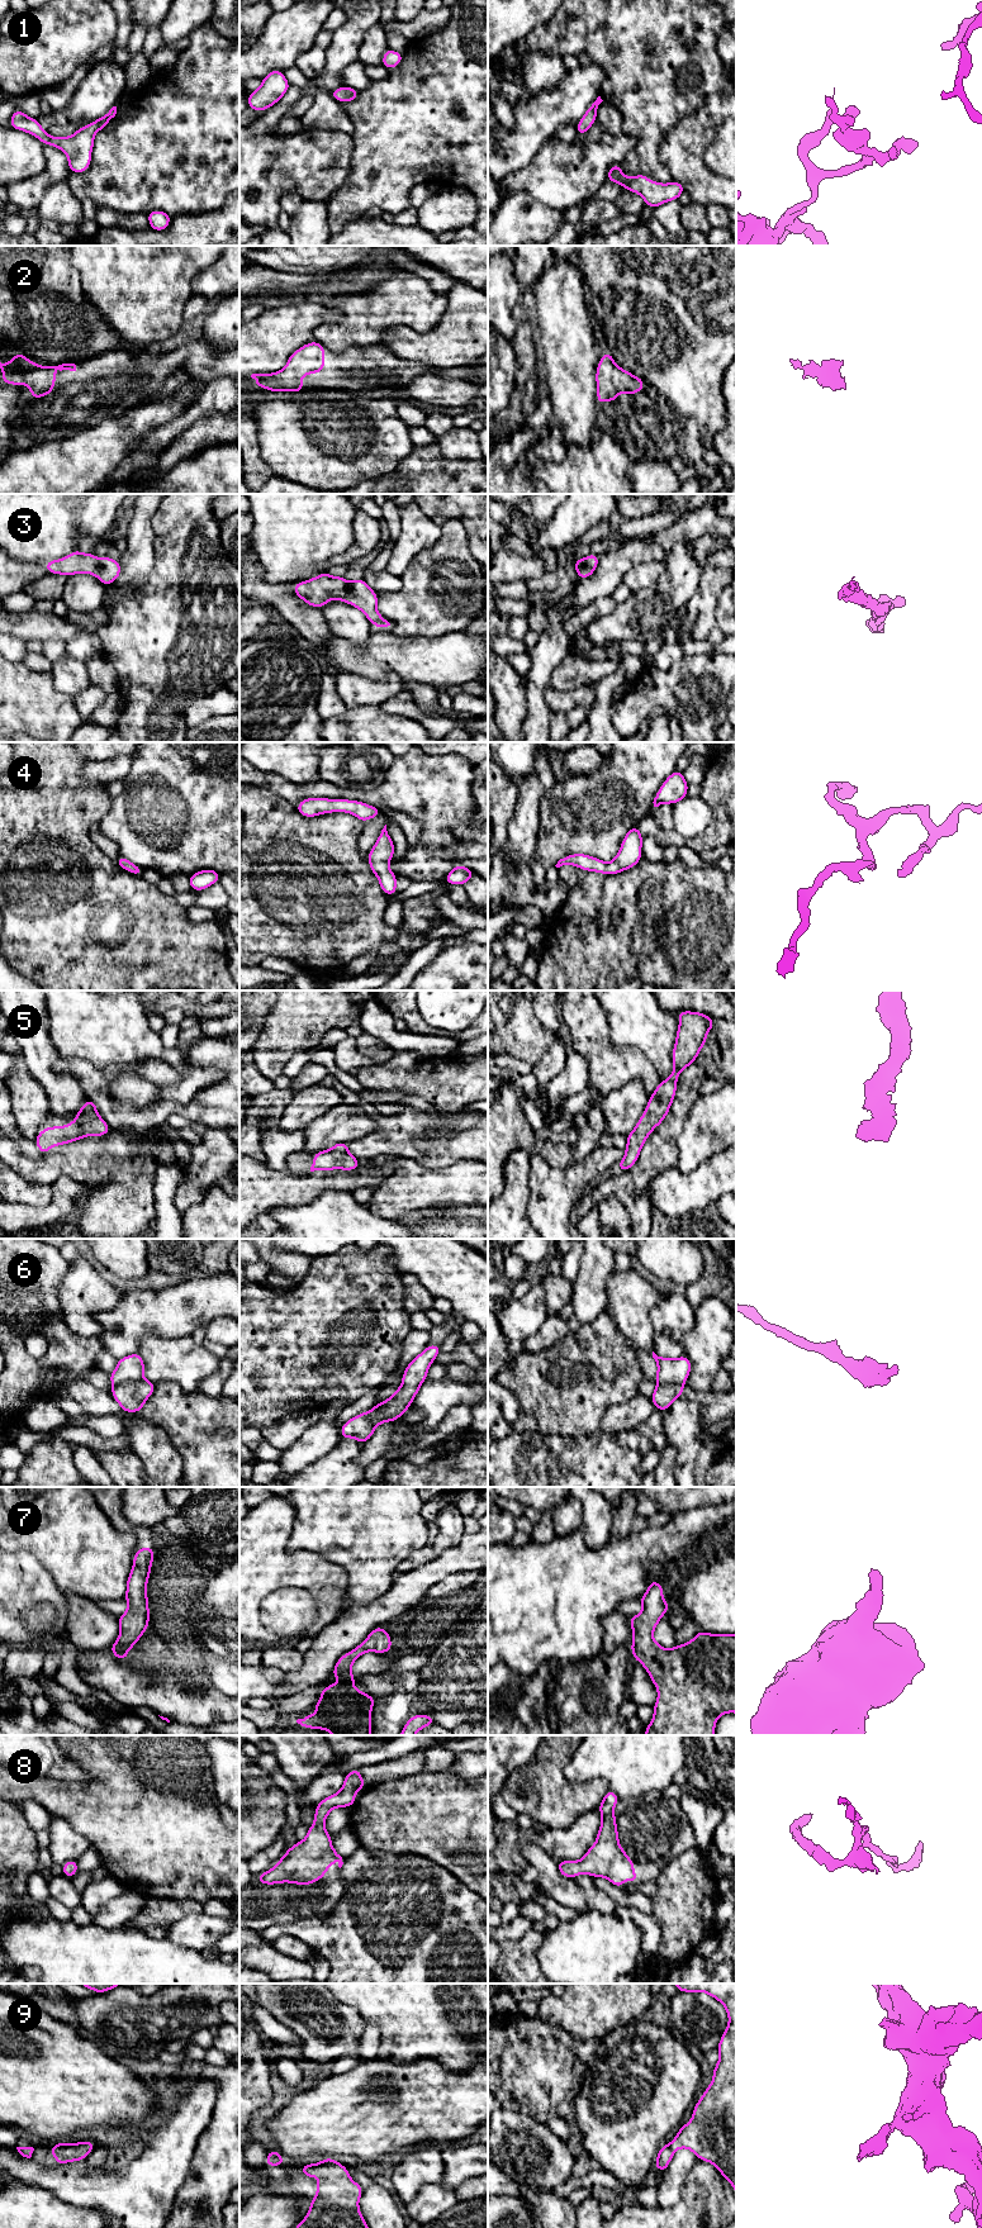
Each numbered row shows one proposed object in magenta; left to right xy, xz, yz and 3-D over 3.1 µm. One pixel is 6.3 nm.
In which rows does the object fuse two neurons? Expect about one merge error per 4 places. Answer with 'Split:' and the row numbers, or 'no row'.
Split: 6

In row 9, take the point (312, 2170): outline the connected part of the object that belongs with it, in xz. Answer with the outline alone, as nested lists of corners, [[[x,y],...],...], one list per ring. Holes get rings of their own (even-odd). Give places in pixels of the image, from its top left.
[[[337,2160],[302,2165],[305,2177],[321,2176],[305,2218],[295,2228],[369,2228],[359,2208],[364,2189]]]

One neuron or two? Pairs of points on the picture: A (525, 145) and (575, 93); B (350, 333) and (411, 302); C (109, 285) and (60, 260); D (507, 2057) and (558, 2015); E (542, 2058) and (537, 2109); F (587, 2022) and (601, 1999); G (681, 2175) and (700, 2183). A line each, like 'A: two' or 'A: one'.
A: one
B: one
C: two
D: two
E: one
F: one
G: two

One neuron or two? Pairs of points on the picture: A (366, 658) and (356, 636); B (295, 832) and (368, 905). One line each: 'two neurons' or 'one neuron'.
A: two neurons
B: one neuron

